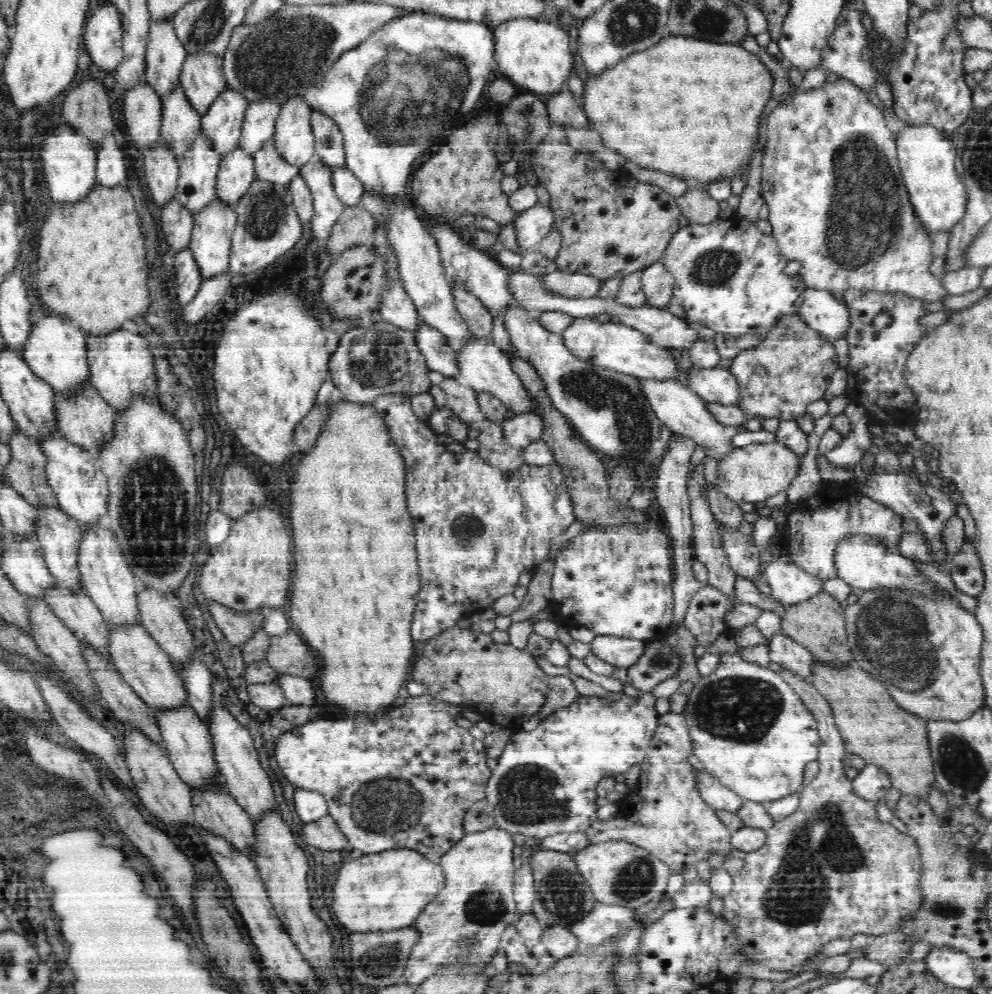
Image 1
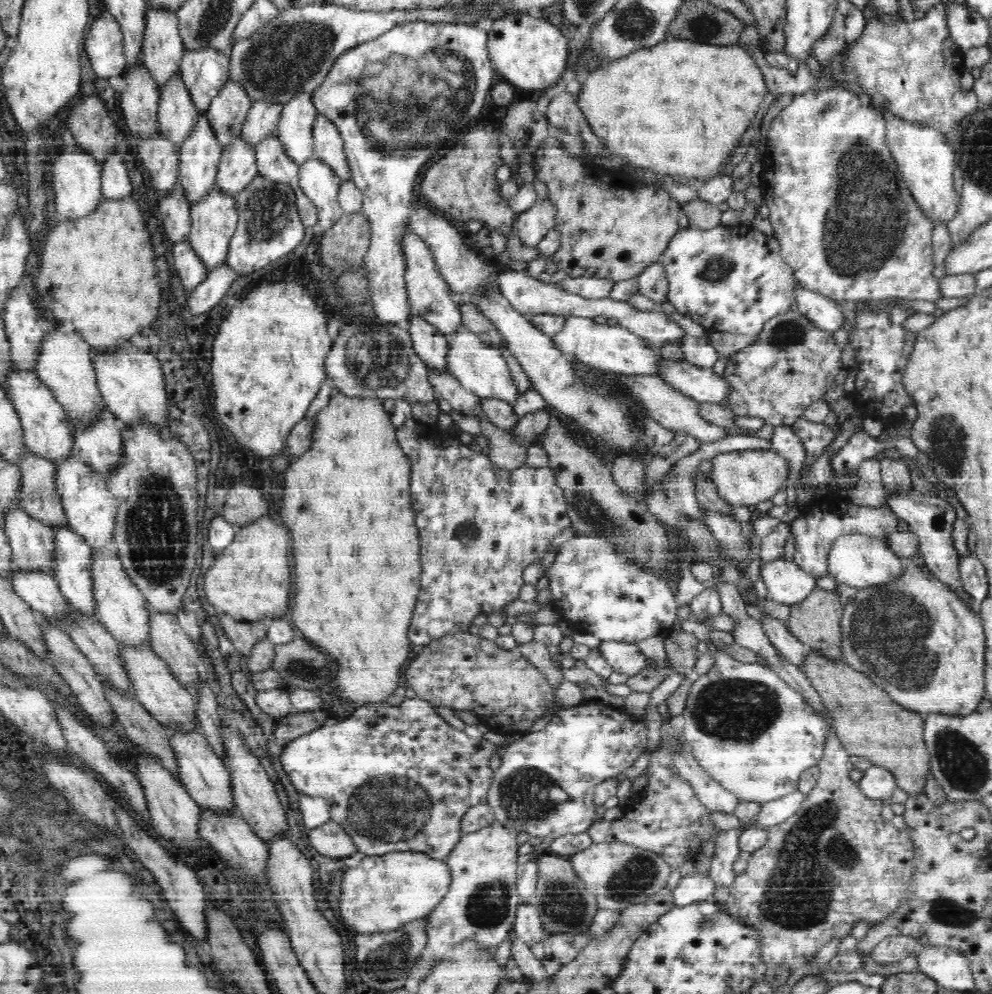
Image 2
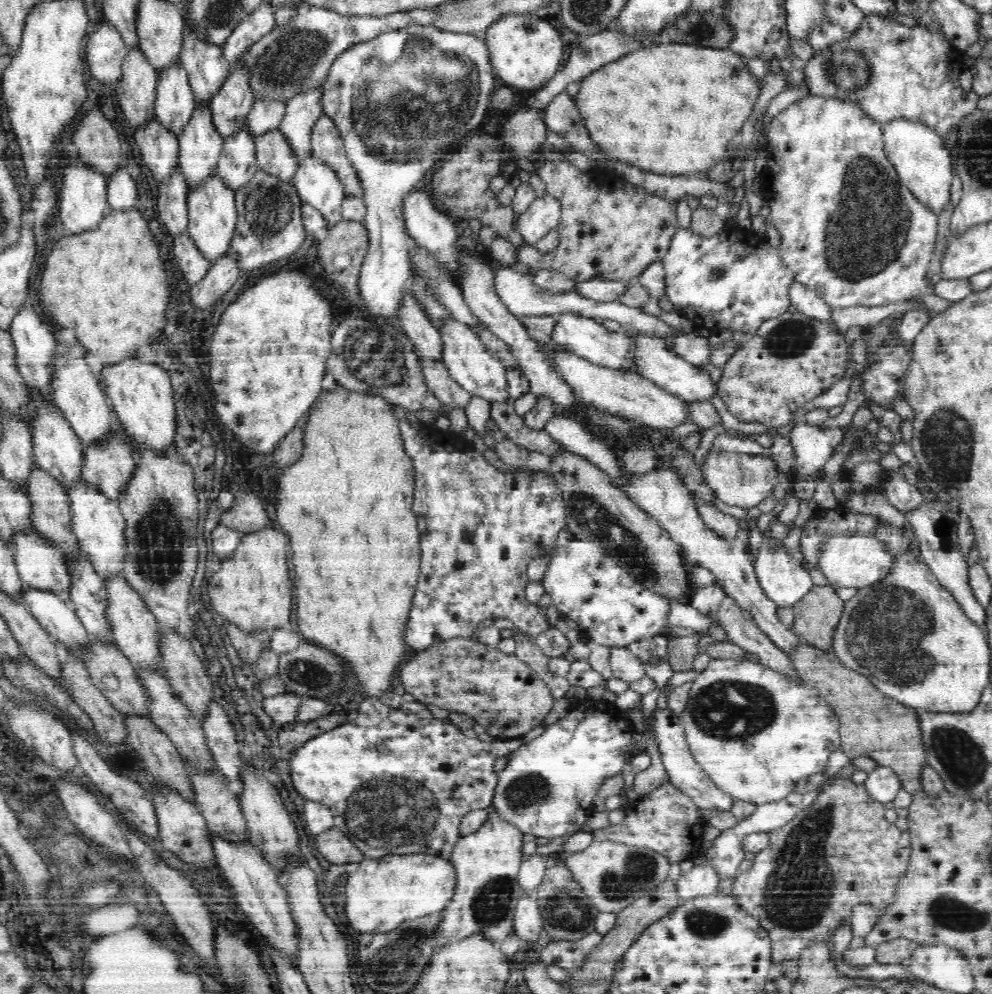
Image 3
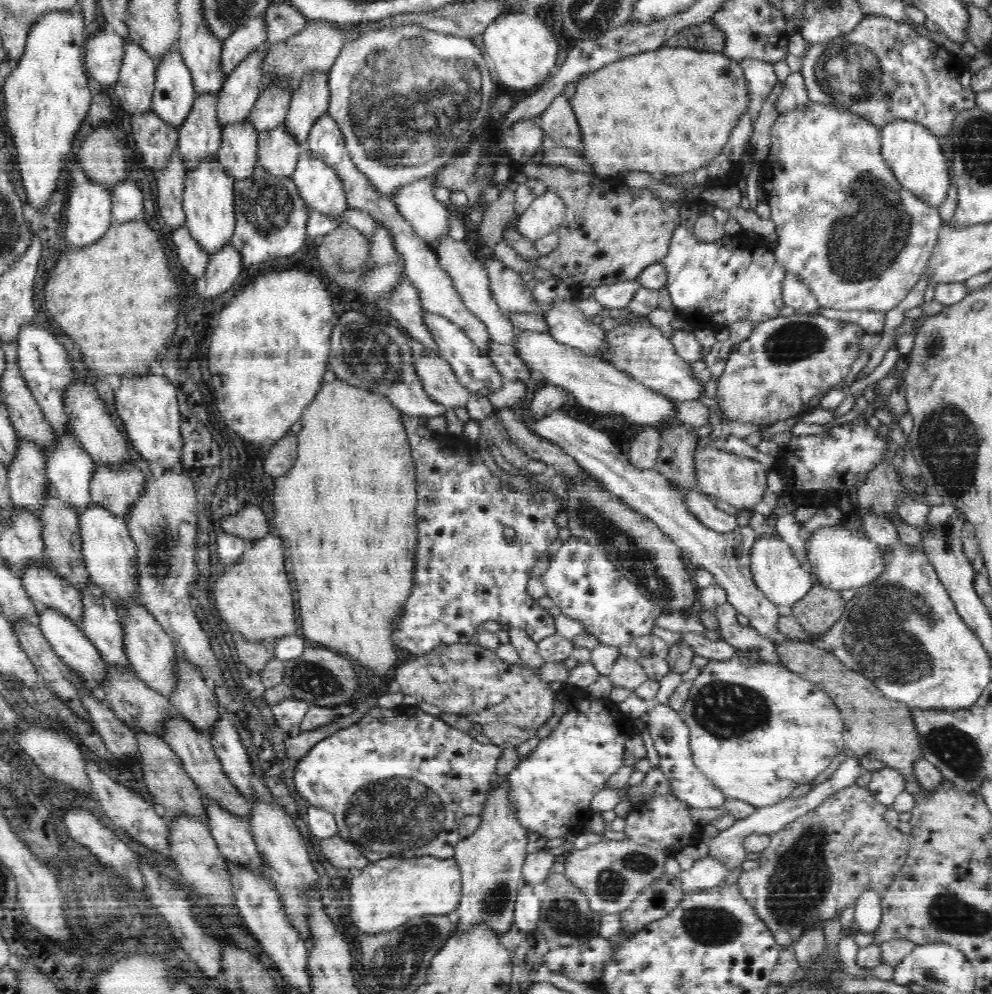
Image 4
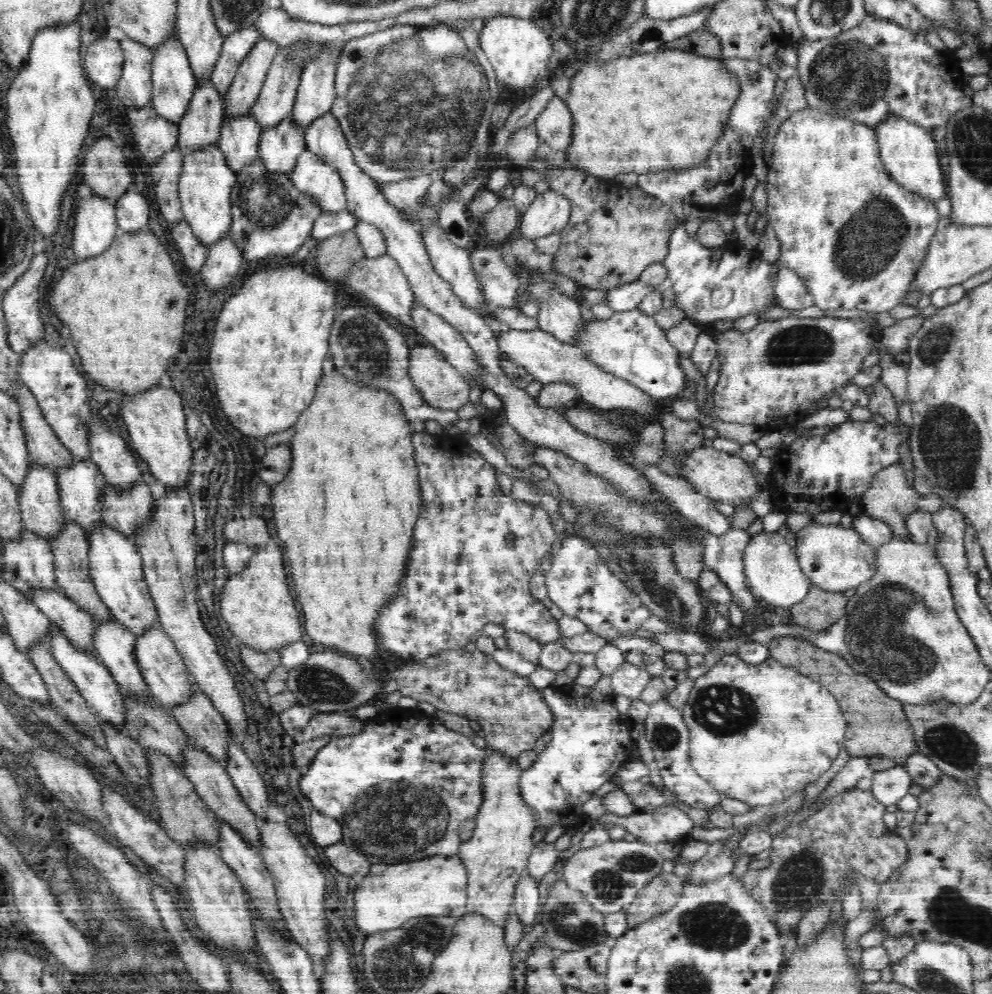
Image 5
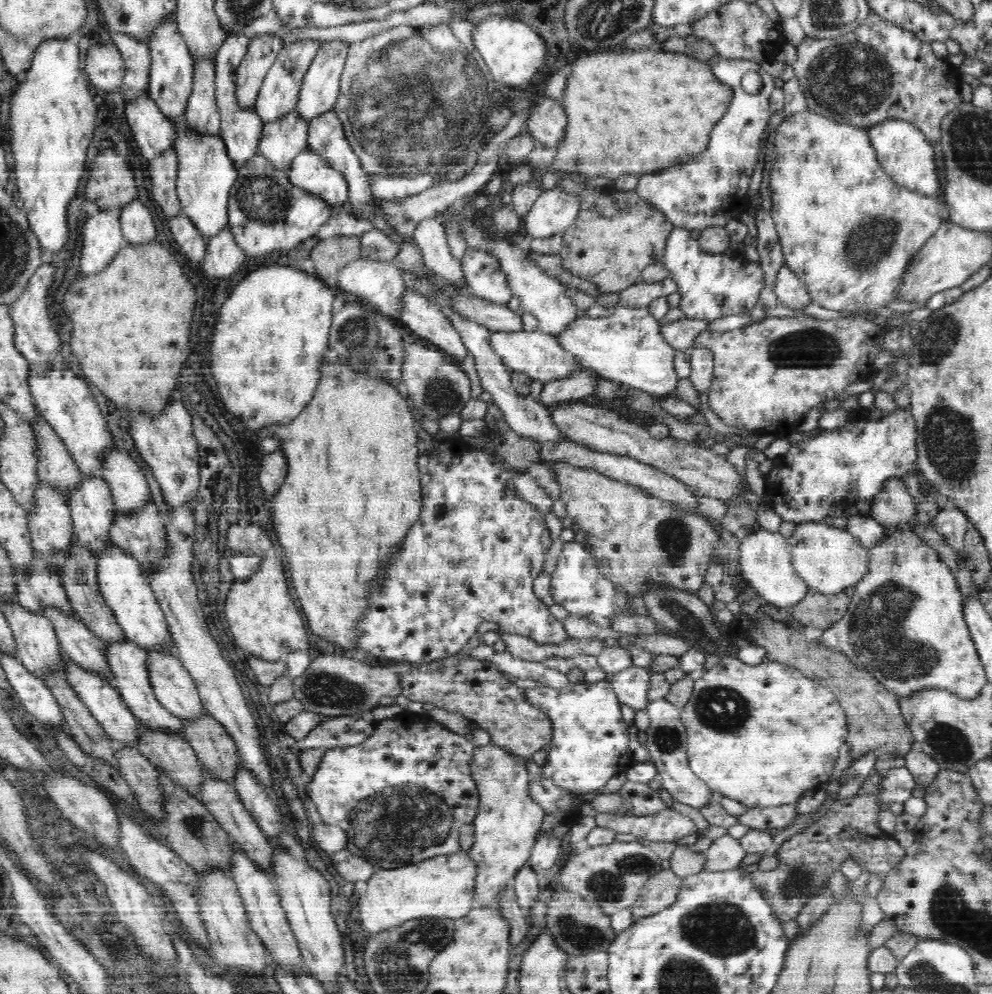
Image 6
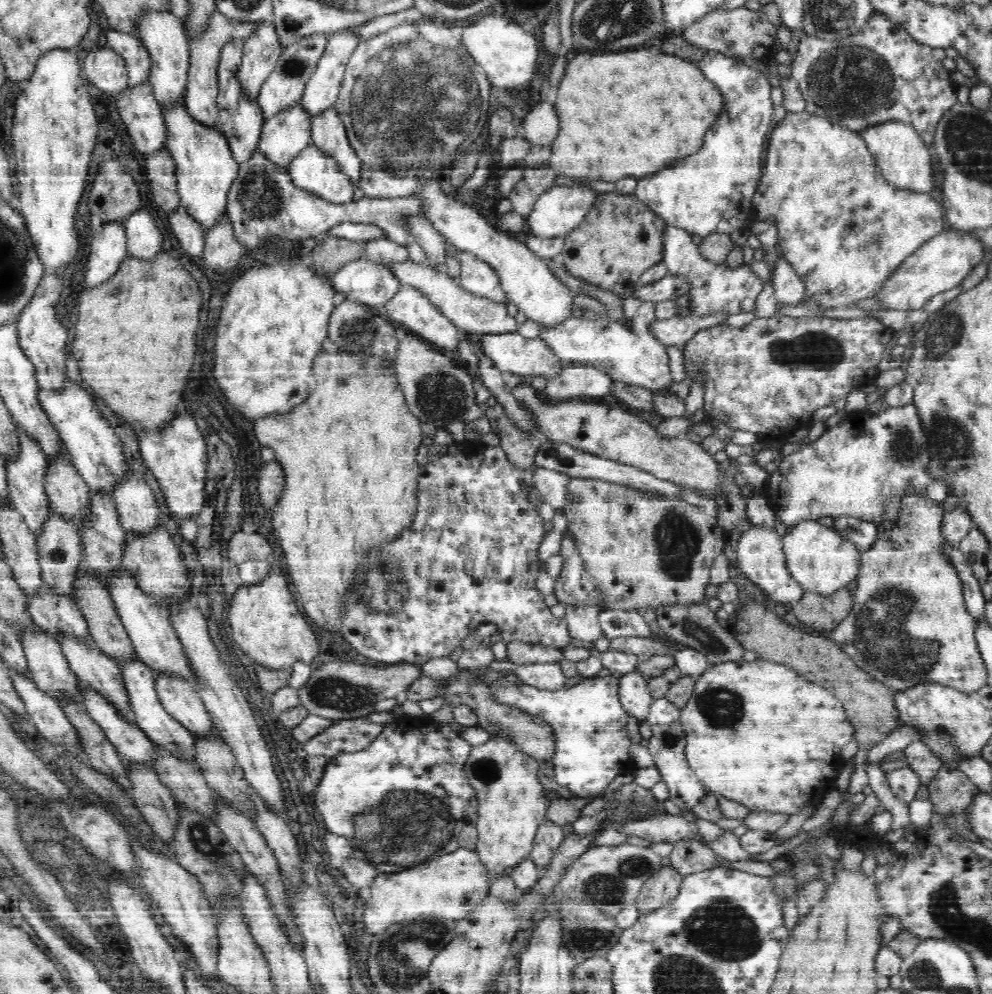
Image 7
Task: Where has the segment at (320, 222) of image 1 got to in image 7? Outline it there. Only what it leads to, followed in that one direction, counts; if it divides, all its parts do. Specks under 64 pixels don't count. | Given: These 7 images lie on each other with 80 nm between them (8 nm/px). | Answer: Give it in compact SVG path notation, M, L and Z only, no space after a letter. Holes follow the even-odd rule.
M316 144L308 145L302 152L299 152L292 159L287 170L294 186L330 204L353 202L354 190L358 190L352 177L344 173L344 166L340 164L340 161Z

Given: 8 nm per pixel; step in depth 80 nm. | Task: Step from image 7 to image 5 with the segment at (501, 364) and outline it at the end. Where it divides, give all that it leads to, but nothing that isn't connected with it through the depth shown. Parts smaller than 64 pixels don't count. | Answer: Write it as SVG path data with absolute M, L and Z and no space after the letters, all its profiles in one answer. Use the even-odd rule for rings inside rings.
M540 328L526 331L507 329L500 332L498 345L516 365L523 366L531 374L532 379L539 380L544 385L556 382L571 384L577 390L578 400L594 408L600 408L601 411L623 408L632 410L633 416L641 414L643 419L646 419L658 414L665 405L661 400L652 398L640 388L625 382L624 379L616 378L616 375L608 374L600 367L593 366L576 346L570 342L568 344L560 342L555 336Z

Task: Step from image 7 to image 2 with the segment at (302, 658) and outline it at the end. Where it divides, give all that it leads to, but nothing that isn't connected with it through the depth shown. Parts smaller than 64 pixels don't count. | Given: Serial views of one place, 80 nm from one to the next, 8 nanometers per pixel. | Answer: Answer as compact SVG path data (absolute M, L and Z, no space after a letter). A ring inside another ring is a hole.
M264 515L254 523L239 527L233 541L223 548L215 556L214 565L204 573L204 592L208 602L214 606L217 612L230 615L240 622L259 622L264 618L284 617L288 610L290 600L290 558L288 550L291 550L291 534L284 525Z

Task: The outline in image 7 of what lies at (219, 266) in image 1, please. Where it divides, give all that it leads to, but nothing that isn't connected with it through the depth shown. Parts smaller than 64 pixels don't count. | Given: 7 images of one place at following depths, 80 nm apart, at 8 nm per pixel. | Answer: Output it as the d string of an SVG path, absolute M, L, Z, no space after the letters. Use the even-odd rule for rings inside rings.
M184 92L162 104L160 113L166 127L163 148L176 168L179 203L208 230L226 213L228 192L238 175L240 162L235 159L227 136L221 130L208 127L191 115Z

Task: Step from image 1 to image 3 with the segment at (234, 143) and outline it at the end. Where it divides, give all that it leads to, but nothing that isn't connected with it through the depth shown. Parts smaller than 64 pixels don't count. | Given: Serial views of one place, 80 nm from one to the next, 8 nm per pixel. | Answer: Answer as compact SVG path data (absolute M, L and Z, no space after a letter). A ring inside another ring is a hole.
M240 59L222 88L208 102L212 120L223 138L236 133L238 129L247 129L247 116L256 99L247 64Z

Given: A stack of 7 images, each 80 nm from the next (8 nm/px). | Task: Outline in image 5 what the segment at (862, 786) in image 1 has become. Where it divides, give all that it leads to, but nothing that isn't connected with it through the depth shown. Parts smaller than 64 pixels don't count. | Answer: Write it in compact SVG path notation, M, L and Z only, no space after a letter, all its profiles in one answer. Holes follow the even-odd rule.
M898 765L871 774L874 782L871 794L882 805L887 805L890 808L898 806L900 800L909 794L914 783L911 774L905 767Z

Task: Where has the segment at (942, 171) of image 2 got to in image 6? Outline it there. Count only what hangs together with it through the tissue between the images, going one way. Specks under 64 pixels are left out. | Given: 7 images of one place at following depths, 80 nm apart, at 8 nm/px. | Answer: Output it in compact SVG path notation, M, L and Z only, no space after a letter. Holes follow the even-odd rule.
M890 119L871 126L866 131L876 153L876 160L894 184L898 184L903 191L935 197L939 191L939 182L934 165L934 151L932 144L918 129L903 120Z

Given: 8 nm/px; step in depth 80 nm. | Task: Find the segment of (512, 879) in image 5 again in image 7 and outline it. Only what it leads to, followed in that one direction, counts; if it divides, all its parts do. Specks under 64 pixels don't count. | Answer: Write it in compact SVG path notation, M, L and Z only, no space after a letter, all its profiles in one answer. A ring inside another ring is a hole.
M496 733L486 744L471 748L464 764L464 778L476 792L479 804L474 824L479 839L474 849L495 879L529 856L537 828L547 813L548 790L540 782L540 763L515 743L514 736Z

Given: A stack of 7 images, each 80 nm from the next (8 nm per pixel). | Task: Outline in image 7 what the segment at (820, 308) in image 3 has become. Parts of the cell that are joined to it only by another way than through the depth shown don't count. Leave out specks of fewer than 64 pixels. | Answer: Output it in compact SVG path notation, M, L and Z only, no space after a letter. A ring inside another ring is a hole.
M783 256L777 258L770 267L774 298L782 305L795 306L806 298L807 290L804 281L794 270L791 262Z

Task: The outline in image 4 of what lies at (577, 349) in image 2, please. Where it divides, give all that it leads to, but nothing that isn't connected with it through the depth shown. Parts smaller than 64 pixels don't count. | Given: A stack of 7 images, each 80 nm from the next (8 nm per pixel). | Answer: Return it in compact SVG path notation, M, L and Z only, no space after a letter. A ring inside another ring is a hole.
M560 300L550 312L544 314L544 318L554 340L602 361L600 352L604 352L604 329L592 324L572 302Z

